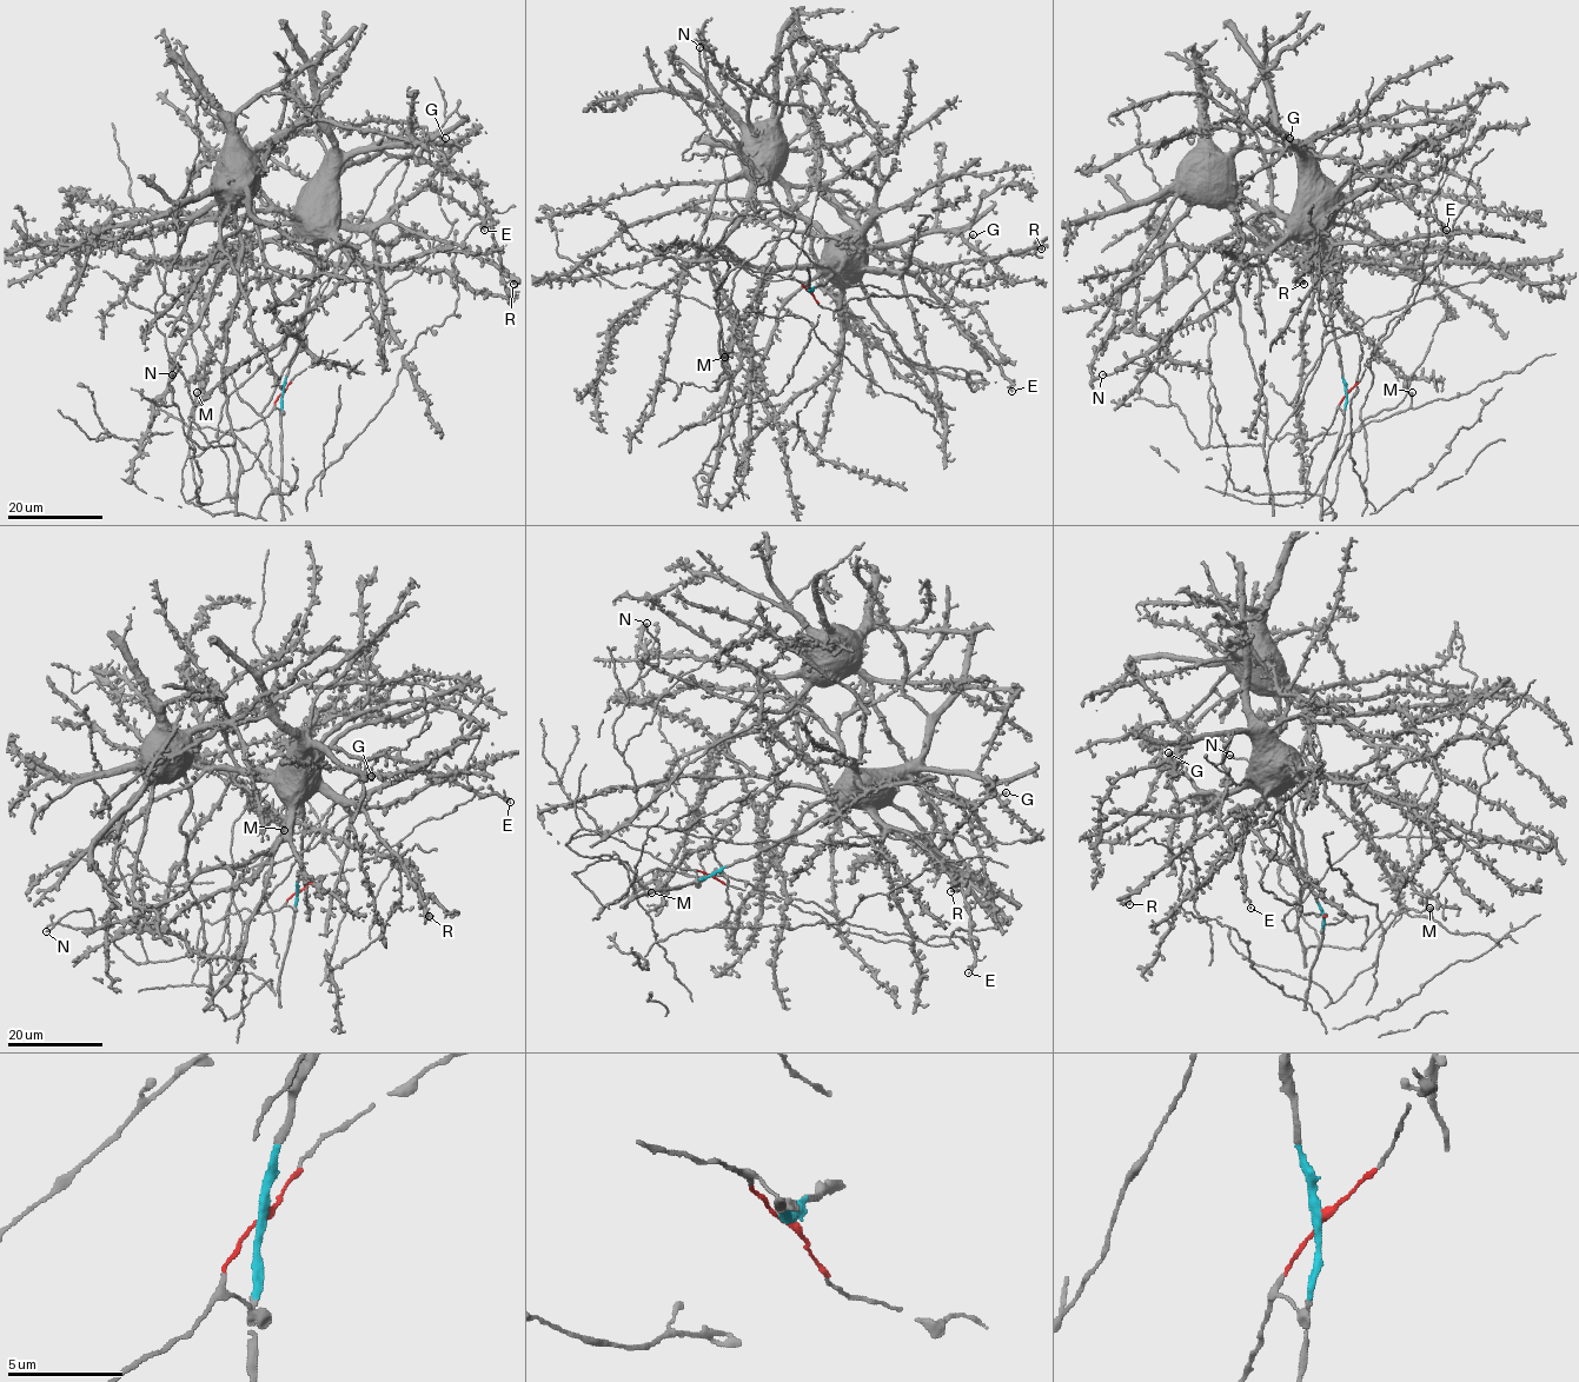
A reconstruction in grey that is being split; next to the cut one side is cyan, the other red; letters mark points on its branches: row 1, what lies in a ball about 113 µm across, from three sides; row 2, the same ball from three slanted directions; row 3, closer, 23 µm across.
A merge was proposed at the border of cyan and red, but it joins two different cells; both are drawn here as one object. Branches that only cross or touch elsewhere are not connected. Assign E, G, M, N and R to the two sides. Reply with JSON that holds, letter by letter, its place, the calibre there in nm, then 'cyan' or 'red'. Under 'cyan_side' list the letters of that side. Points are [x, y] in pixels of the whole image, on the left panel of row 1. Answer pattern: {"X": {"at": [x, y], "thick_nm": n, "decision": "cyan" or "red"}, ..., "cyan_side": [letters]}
{"E": {"at": [484, 230], "thick_nm": 100, "decision": "cyan"}, "G": {"at": [445, 138], "thick_nm": 400, "decision": "cyan"}, "M": {"at": [197, 392], "thick_nm": 480, "decision": "red"}, "N": {"at": [172, 374], "thick_nm": 150, "decision": "red"}, "R": {"at": [513, 284], "thick_nm": 280, "decision": "cyan"}, "cyan_side": ["E", "G", "R"]}

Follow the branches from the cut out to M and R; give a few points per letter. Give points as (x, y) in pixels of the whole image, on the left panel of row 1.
M: (283, 392), (265, 417), (226, 430), (186, 459), (180, 490), (186, 500), (201, 484), (190, 433), (198, 392)
R: (283, 392), (303, 327), (317, 241), (338, 226), (398, 221), (490, 259), (513, 284)

